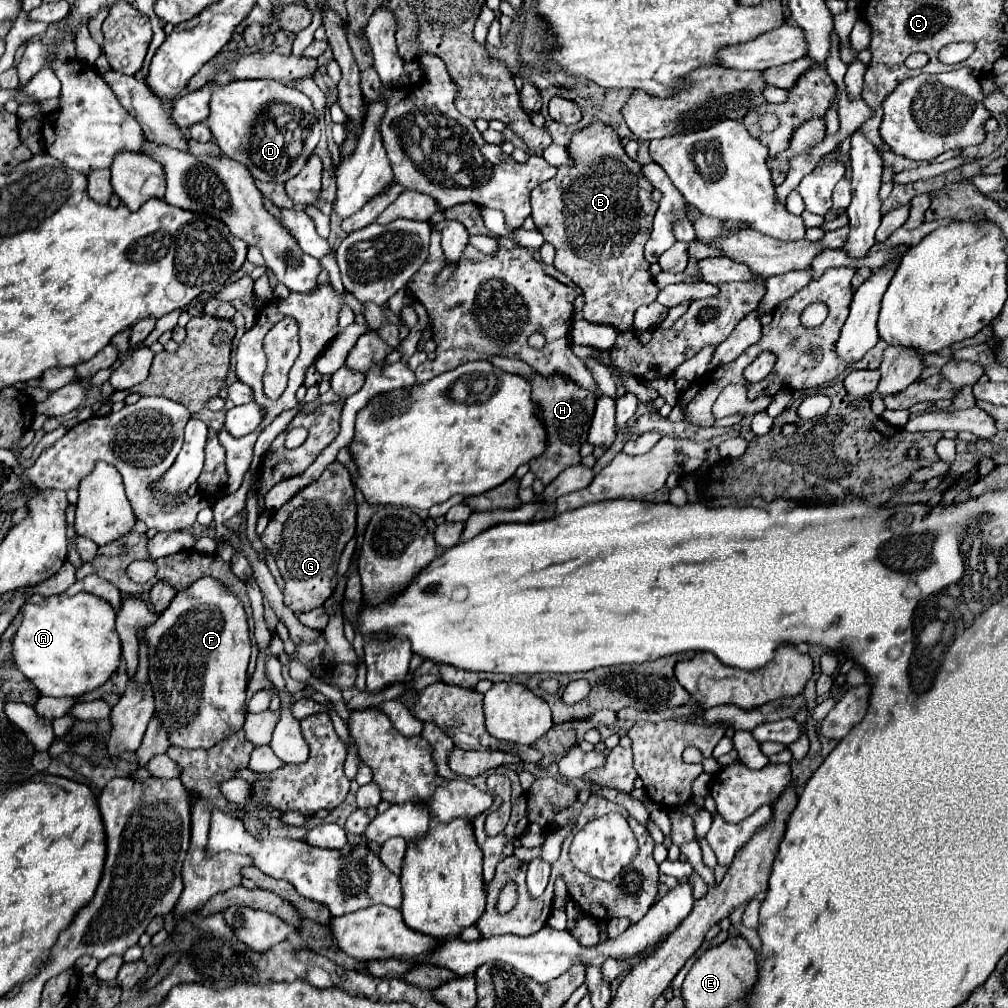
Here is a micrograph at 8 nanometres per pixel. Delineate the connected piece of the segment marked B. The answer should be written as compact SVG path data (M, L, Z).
M592 123L584 131L578 131L570 141L568 151L576 165L558 167L554 179L544 181L532 191L532 219L544 239L556 247L554 267L582 289L586 299L582 309L584 319L612 325L618 333L626 333L632 329L636 309L652 303L660 291L650 275L650 263L644 259L644 245L652 233L652 217L658 209L658 203L652 201L654 189L640 177L640 165L626 155L618 135L608 125Z

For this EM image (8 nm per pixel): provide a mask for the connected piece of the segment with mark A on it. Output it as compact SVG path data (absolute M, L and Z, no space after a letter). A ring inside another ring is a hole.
M80 591L76 595L50 595L44 603L24 603L22 621L12 637L12 657L22 675L34 683L40 695L48 697L80 697L104 685L120 663L120 639L114 627L116 613L108 601L92 593Z

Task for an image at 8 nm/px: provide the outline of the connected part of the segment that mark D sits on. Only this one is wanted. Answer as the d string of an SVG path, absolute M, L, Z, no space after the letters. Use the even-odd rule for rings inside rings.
M238 79L224 87L216 85L210 97L208 129L212 131L220 151L246 165L254 179L280 183L286 183L304 167L304 161L320 139L318 113L314 111L312 101L302 91L270 79ZM264 107L290 107L286 109L290 115L282 113L282 119L276 117L276 121L268 115L266 121L258 123Z

